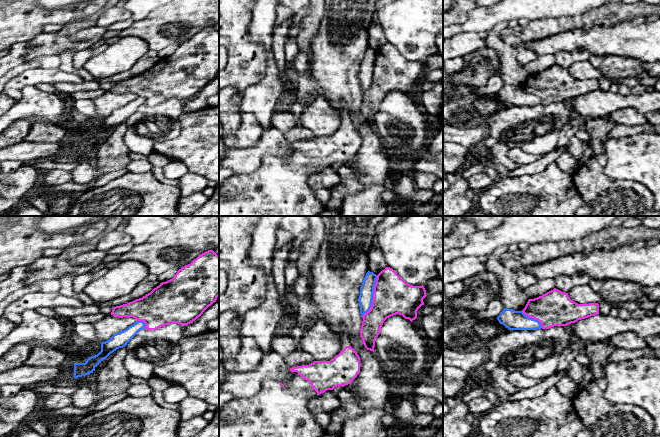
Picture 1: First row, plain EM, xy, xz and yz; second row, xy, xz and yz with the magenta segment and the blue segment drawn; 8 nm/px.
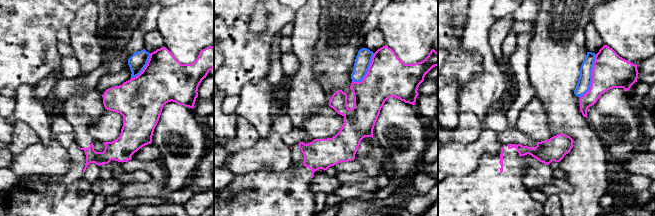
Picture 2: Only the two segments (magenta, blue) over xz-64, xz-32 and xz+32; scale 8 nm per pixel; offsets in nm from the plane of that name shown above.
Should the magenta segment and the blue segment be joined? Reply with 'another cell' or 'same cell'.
another cell

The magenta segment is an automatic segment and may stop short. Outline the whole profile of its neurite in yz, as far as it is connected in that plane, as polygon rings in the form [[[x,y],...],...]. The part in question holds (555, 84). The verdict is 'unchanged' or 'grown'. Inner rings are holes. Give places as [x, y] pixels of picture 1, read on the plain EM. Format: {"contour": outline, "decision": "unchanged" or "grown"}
{"contour": [[[556,64],[534,75],[529,75],[522,88],[538,96],[542,105],[567,102],[578,96],[599,90],[598,79],[578,80],[568,69]]], "decision": "unchanged"}

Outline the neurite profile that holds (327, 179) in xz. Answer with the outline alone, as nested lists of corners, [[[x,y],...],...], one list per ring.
[[[333,166],[316,171],[309,178],[309,184],[313,189],[340,188],[341,177],[334,171]]]

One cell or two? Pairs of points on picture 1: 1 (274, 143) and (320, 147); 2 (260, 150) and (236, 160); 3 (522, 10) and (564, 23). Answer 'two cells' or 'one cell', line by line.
1: two cells
2: one cell
3: two cells

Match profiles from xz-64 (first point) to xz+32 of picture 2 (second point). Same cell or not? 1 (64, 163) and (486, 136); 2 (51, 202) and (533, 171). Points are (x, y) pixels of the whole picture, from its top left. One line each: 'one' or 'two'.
1: one
2: two

